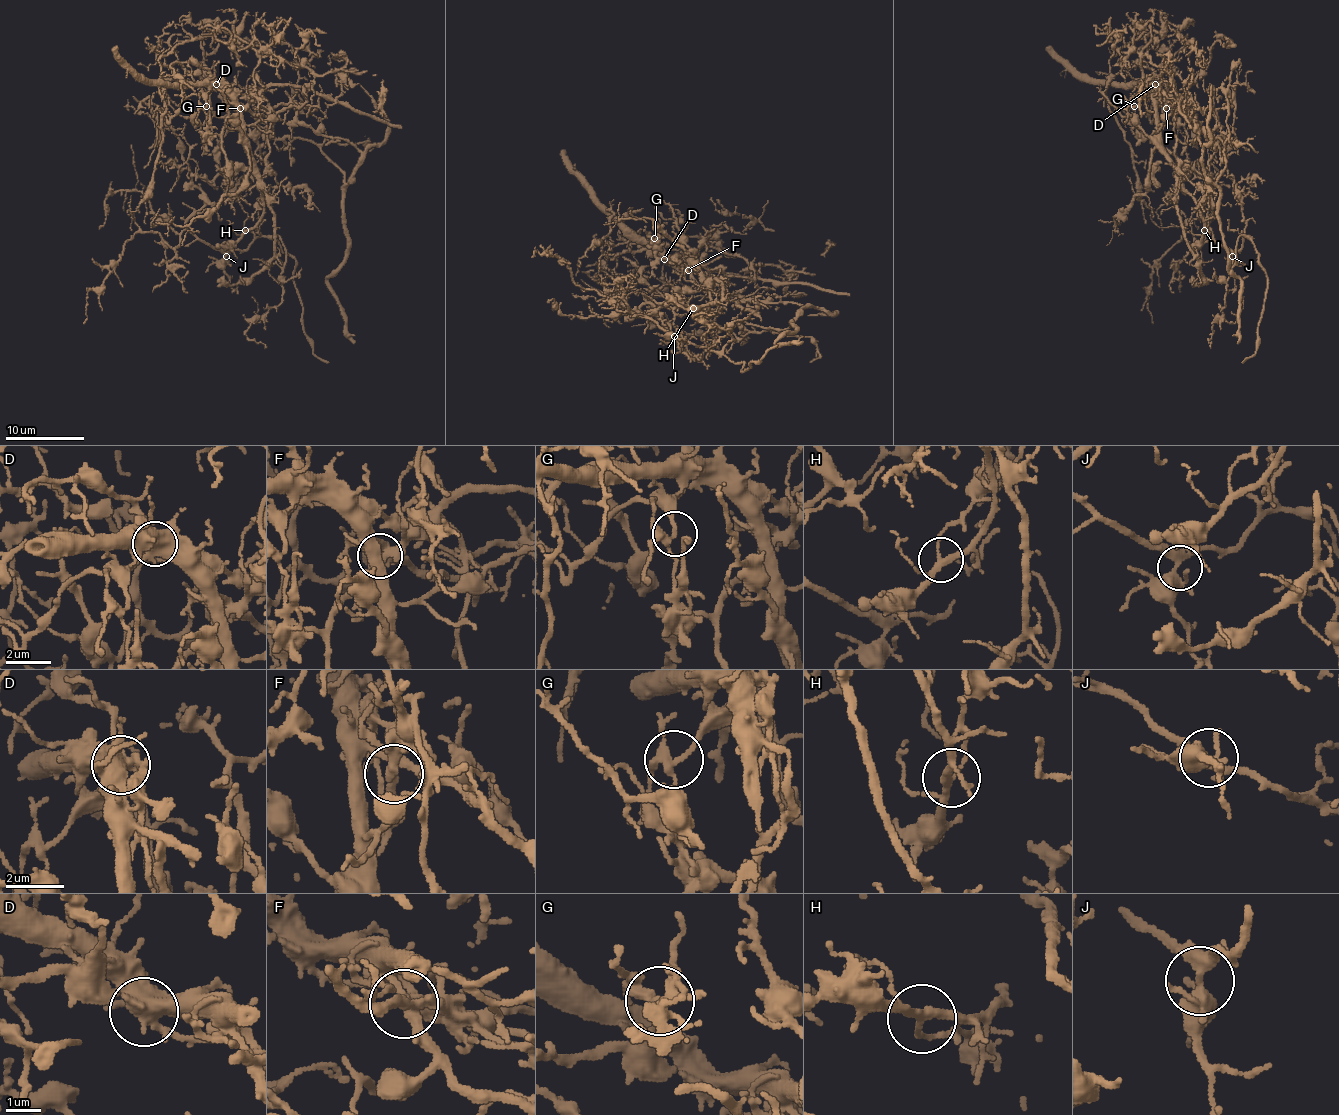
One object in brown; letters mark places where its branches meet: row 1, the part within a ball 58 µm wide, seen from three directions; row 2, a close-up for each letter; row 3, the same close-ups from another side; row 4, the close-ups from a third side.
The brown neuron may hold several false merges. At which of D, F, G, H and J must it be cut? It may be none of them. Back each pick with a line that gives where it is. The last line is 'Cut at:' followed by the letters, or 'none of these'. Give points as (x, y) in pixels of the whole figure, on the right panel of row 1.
D: at (1155, 84)
F: at (1166, 108)
H: at (1204, 230)
Cut at: D, F, H

